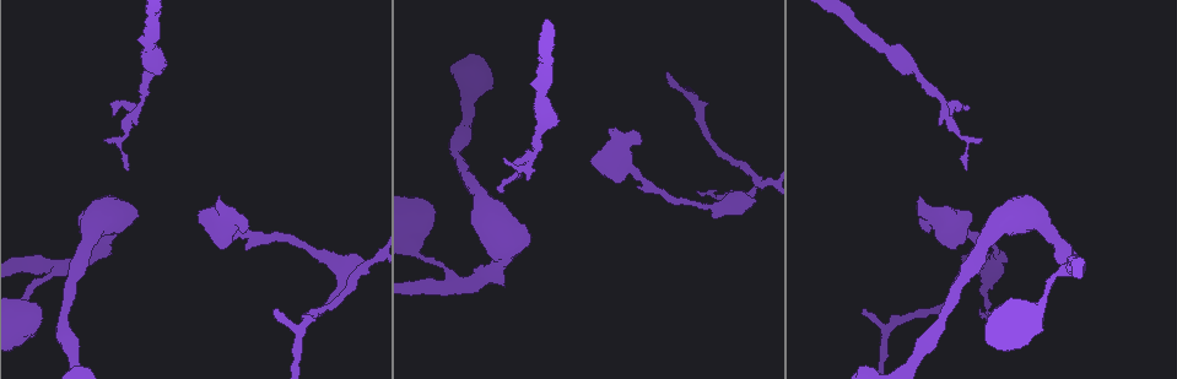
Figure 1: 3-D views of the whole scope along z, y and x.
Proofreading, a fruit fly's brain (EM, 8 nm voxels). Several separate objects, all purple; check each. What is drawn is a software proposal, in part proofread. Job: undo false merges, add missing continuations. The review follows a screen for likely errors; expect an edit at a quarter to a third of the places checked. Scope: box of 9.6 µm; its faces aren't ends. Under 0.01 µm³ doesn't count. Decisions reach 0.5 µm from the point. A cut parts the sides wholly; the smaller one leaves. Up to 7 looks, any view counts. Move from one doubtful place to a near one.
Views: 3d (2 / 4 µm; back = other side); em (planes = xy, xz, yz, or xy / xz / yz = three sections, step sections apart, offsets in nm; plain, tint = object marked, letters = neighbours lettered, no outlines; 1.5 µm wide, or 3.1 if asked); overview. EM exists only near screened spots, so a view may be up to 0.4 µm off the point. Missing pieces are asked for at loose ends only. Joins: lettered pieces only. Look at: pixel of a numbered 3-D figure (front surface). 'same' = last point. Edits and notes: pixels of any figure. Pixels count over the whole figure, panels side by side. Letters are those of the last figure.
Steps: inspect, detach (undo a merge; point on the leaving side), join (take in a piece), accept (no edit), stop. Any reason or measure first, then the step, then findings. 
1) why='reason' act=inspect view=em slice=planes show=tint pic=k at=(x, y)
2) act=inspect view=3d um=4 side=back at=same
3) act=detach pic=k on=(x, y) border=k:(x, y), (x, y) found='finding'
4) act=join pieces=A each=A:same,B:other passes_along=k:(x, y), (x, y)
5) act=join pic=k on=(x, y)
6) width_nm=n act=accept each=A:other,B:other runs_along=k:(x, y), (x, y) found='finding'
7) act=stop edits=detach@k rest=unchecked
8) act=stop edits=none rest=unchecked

why='branch stops here' act=inspect view=3d um=2 side=back pic=1 at=(981, 139)

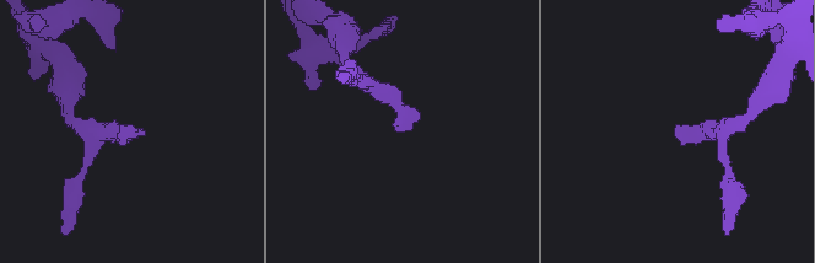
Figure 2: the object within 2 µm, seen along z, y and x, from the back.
act=inspect view=em slice=planes show=letters pic=2 at=(127, 131)

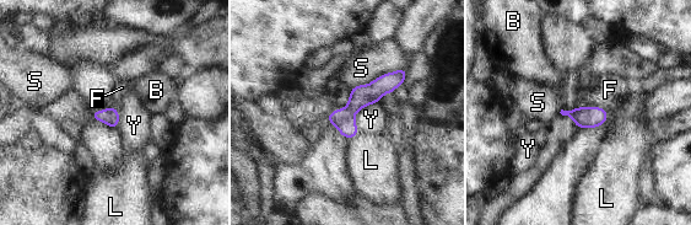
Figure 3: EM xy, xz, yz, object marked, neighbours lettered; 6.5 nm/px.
act=accept each=B:other,F:other,L:other,S:other,Y:other border=3:(378, 101), (356, 113), (357, 132) found='no lettered piece goes on from it'

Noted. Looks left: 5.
why='tapers out' act=inspect view=3d um=2 pic=1 at=(863, 310)

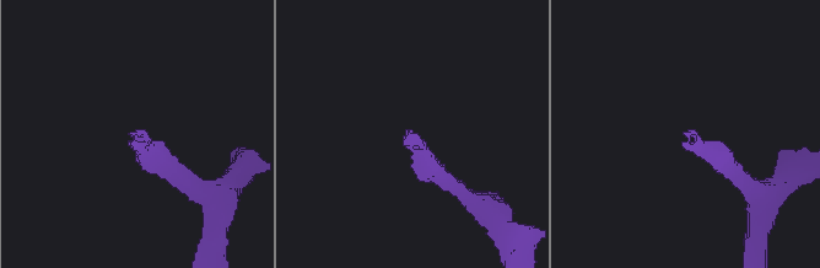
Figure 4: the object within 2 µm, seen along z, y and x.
act=inspect view=em slice=planes show=plain pic=4 at=(418, 134)

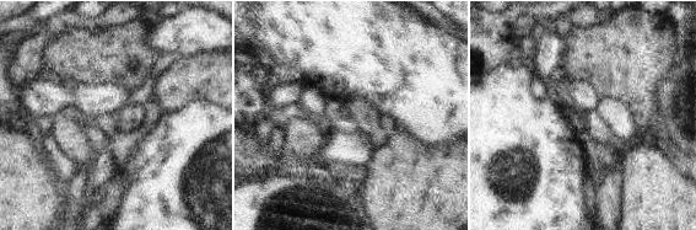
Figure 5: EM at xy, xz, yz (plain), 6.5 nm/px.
act=inspect view=em slice=planes show=letters at=same

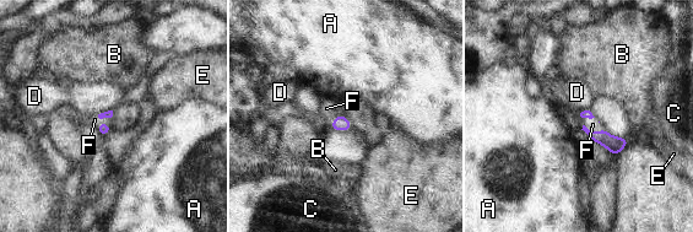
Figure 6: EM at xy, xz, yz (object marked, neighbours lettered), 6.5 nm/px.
act=join pieces=F each=A:other,B:other,C:other,D:other,E:other,F:same passes_along=6:(615, 145), (593, 131), (593, 124) found='it goes on there'

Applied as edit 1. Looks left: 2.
why='thick end' act=inspect view=3d um=4 pic=1 at=(611, 130)

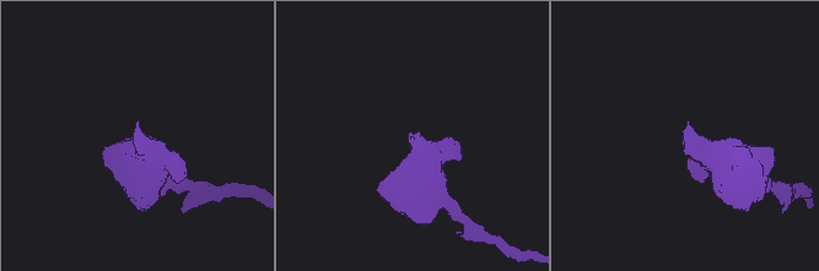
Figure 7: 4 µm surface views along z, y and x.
act=inspect view=em slice=planes show=letters pic=7 at=(688, 120)

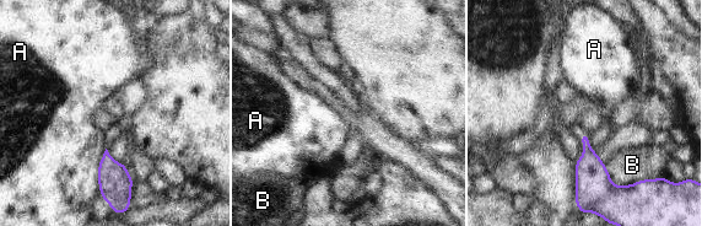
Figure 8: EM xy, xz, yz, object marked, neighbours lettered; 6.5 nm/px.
act=accept each=A:other,B:other border=8:(106, 149), (98, 166), (100, 195) found='none of them fits'

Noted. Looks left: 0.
act=stop edits=join@6 rest=unchecked

